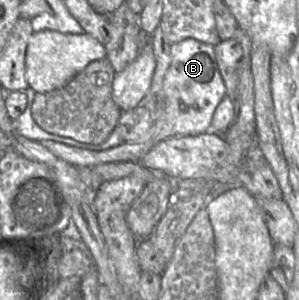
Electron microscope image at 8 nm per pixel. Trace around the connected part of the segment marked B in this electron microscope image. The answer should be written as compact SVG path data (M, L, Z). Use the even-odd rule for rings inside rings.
M187 38L171 45L171 64L164 78L164 92L166 96L166 110L164 115L154 122L150 134L144 139L124 142L122 145L107 149L105 151L90 151L76 147L67 146L55 141L42 140L41 145L47 148L56 157L72 164L76 167L94 167L103 163L112 162L140 162L159 142L174 136L199 135L207 133L211 129L214 112L223 98L226 96L226 87L219 71L214 52L214 46L202 43L193 38Z

